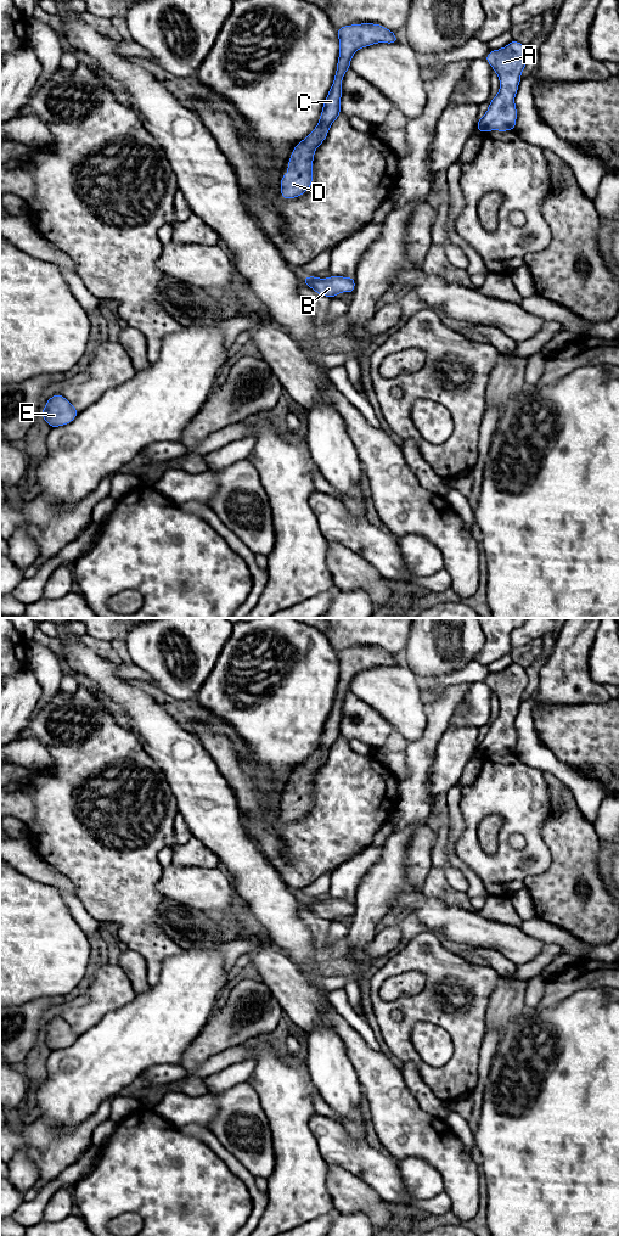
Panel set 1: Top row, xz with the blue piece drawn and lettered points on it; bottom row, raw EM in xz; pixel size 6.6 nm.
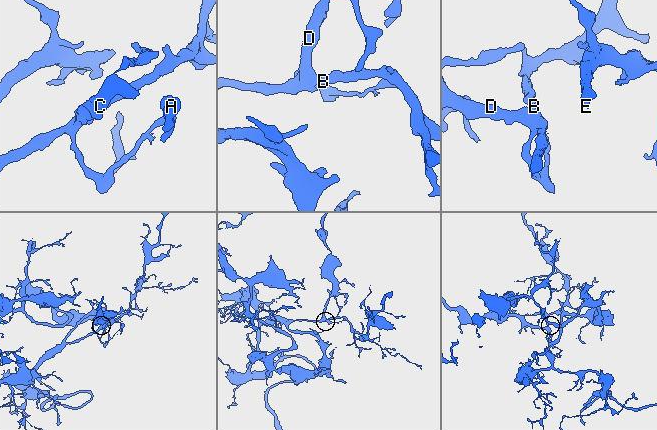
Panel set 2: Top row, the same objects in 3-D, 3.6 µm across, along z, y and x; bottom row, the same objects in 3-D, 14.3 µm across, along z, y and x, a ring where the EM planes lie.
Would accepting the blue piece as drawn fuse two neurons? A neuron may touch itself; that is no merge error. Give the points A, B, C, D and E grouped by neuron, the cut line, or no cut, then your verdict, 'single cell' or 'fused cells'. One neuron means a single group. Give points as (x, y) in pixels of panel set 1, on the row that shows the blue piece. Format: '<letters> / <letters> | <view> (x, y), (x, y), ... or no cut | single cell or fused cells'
A B C D E | no cut | single cell

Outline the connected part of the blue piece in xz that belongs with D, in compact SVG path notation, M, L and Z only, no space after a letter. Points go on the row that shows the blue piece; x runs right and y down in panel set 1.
M376 23L349 24L337 28L339 57L333 84L326 96L320 119L314 130L296 145L287 164L288 173L281 176L281 197L292 200L305 193L313 185L315 150L327 137L331 124L341 116L342 80L350 68L350 60L362 47L378 43L399 43L394 32Z

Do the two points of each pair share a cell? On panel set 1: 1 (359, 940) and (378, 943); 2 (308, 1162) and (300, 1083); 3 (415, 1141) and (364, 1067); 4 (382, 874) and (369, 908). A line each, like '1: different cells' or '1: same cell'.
1: different cells
2: same cell
3: same cell
4: same cell

